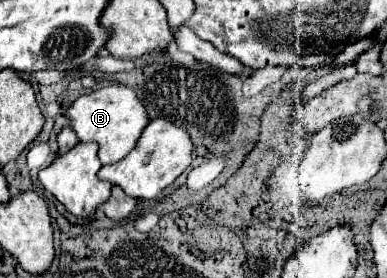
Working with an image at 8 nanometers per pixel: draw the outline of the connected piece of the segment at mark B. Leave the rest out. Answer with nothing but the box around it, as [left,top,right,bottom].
[69,84,149,164]

